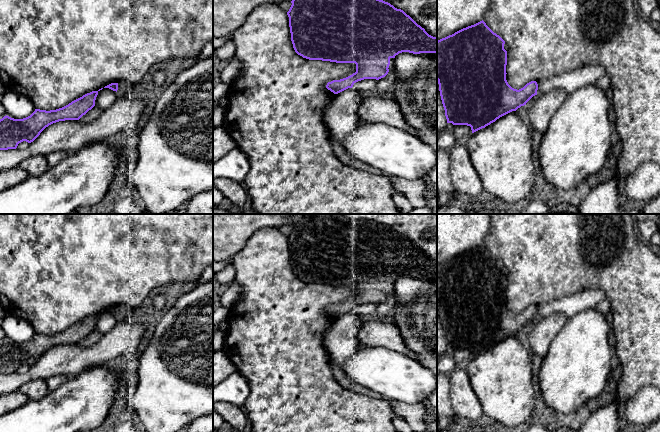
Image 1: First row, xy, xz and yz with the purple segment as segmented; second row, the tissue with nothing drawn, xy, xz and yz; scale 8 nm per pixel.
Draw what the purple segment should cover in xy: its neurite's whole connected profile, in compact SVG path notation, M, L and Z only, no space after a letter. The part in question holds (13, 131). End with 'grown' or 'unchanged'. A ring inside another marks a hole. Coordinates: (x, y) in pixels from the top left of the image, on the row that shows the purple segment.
M92 91L56 110L46 111L35 109L30 116L23 119L14 119L7 115L4 116L0 119L0 150L16 149L18 144L23 141L28 143L33 142L46 127L53 123L65 120L79 120L95 106L97 95L98 91Z; unchanged

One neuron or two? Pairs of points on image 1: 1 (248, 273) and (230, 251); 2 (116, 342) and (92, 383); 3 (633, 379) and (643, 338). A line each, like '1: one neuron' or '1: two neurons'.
1: two neurons
2: two neurons
3: one neuron

